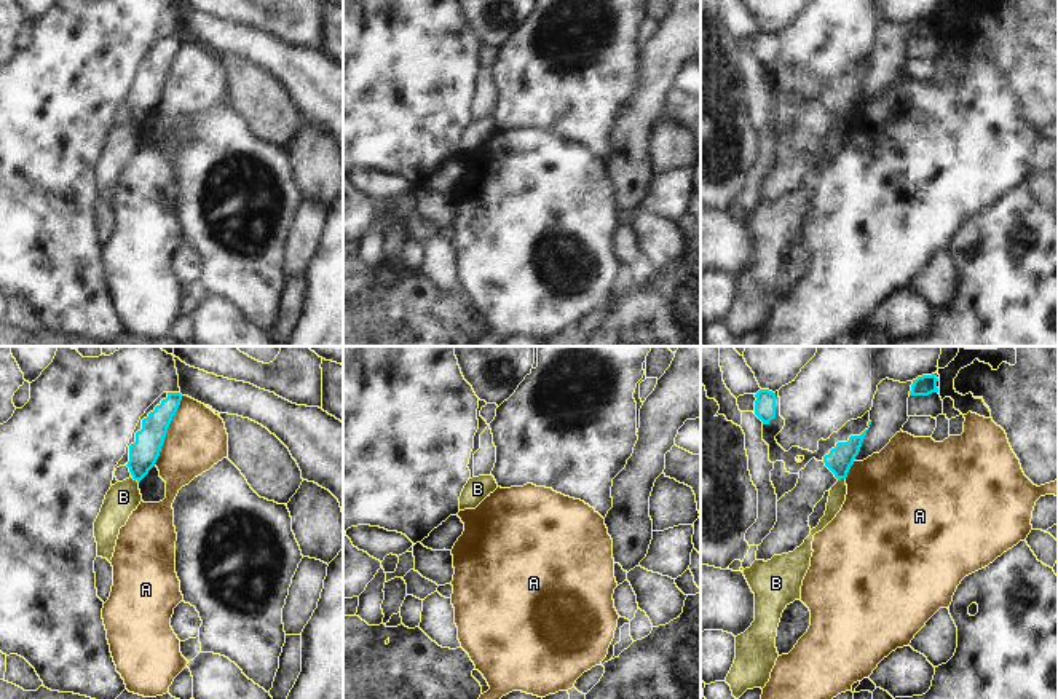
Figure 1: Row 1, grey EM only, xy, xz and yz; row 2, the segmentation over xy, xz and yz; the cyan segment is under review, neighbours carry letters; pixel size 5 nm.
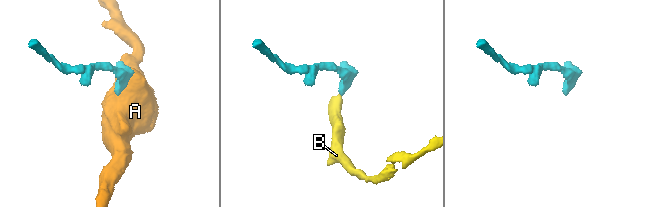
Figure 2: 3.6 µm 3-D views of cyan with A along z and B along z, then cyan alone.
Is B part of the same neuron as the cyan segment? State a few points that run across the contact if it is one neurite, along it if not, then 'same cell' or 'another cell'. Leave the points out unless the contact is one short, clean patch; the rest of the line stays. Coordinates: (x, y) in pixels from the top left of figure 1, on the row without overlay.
line yz (844, 120), (838, 123); another cell

